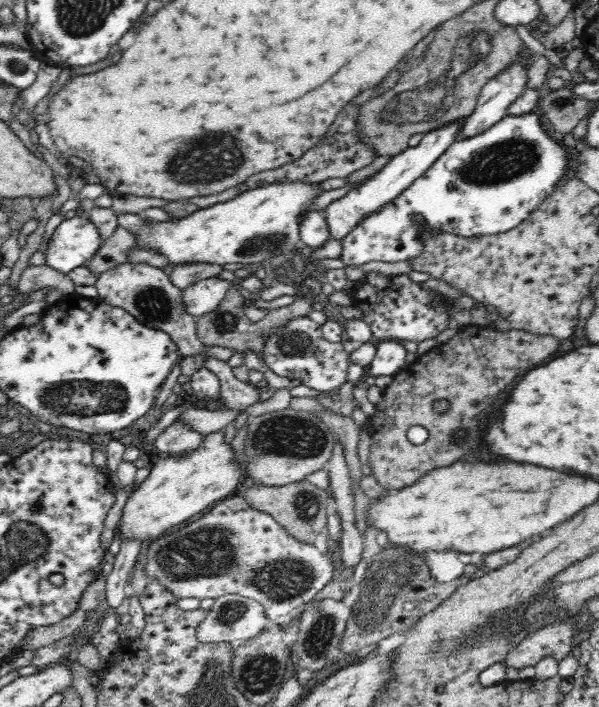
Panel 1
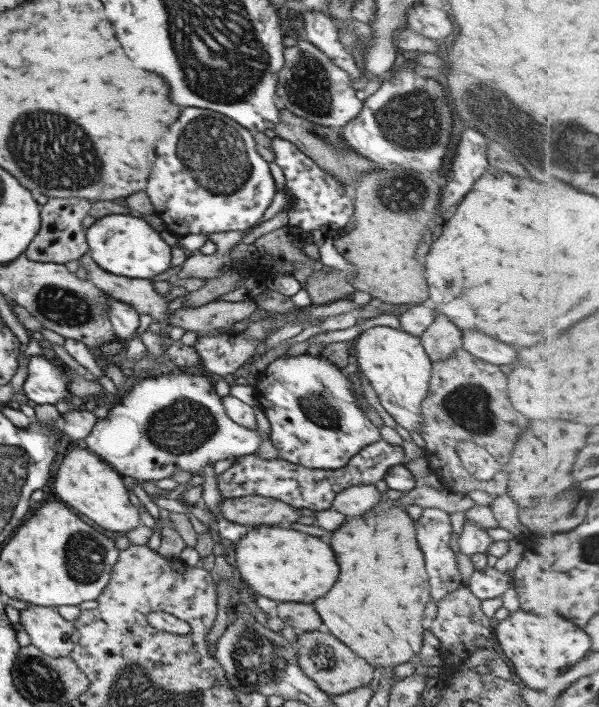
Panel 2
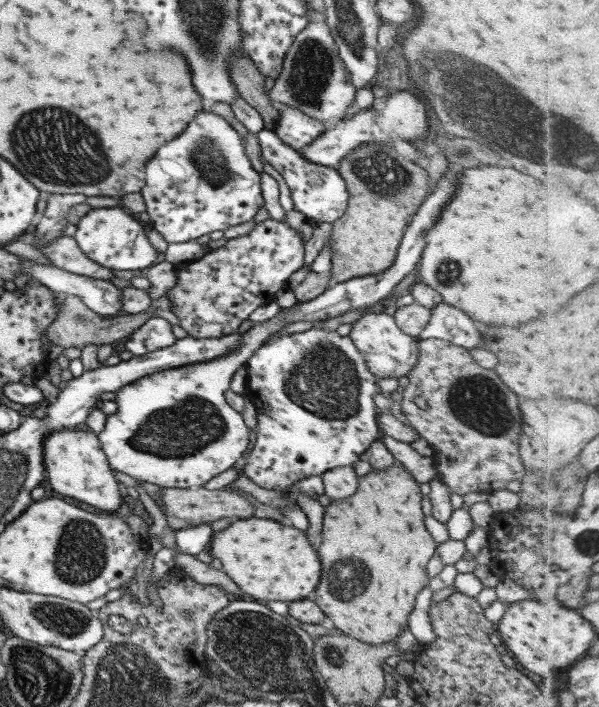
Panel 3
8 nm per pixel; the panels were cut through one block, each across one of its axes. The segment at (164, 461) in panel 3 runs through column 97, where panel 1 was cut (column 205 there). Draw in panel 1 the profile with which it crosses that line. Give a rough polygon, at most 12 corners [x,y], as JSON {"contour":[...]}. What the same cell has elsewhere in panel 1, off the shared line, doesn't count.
{"contour":[[184,419],[156,436],[158,451],[180,457],[197,452],[206,434]]}

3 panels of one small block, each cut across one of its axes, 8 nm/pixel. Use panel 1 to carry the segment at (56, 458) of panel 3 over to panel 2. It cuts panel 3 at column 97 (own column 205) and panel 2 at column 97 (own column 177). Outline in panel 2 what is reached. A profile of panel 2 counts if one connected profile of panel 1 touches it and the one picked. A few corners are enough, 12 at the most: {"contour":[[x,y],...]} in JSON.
{"contour":[[79,443],[53,476],[67,507],[107,532],[139,526],[122,476]]}

